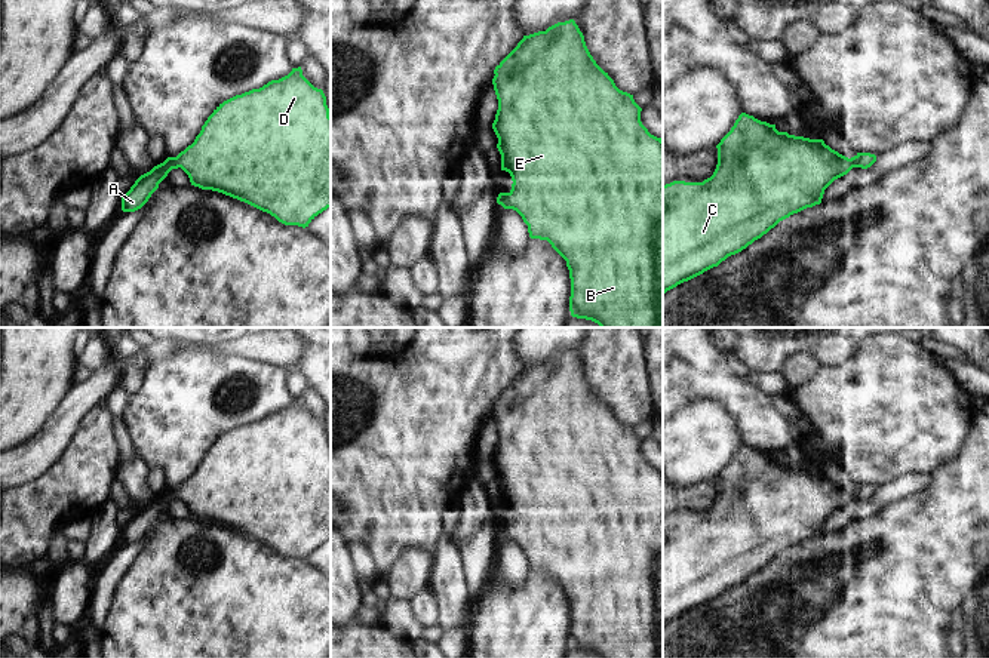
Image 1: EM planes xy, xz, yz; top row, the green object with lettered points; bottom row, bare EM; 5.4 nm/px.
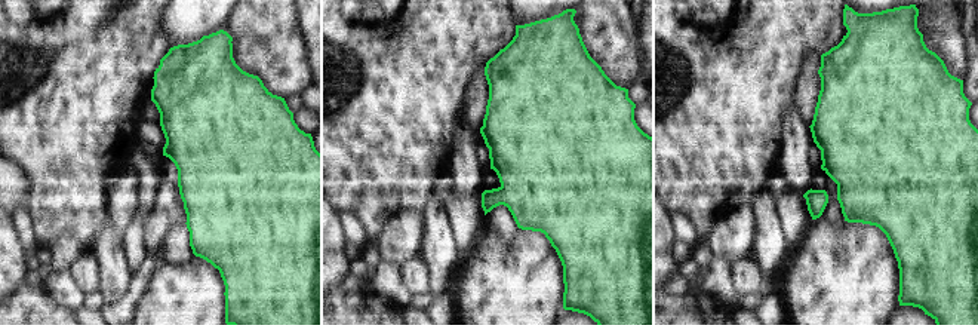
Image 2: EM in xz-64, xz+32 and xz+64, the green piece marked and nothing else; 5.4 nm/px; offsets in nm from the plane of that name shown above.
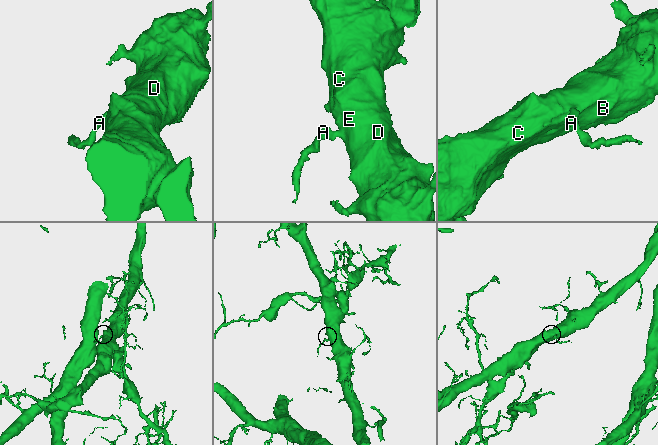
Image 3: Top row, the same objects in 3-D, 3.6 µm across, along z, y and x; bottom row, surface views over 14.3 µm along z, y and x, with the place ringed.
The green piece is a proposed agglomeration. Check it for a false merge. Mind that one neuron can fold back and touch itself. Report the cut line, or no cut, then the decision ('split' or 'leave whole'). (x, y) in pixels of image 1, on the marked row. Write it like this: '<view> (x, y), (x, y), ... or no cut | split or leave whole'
no cut | leave whole

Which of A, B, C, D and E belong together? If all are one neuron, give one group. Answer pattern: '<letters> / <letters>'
A B C D E

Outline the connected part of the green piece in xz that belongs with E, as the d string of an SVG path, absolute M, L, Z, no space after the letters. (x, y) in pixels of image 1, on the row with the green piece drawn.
M574 19L558 22L546 31L523 36L495 67L494 74L492 84L498 110L492 129L498 138L501 170L509 172L513 181L512 190L500 193L497 203L504 209L516 210L528 225L529 237L547 240L566 261L571 279L571 316L592 320L601 328L663 328L663 139L651 135L642 124L642 108L635 102L633 95L620 90L608 73L596 64Z

